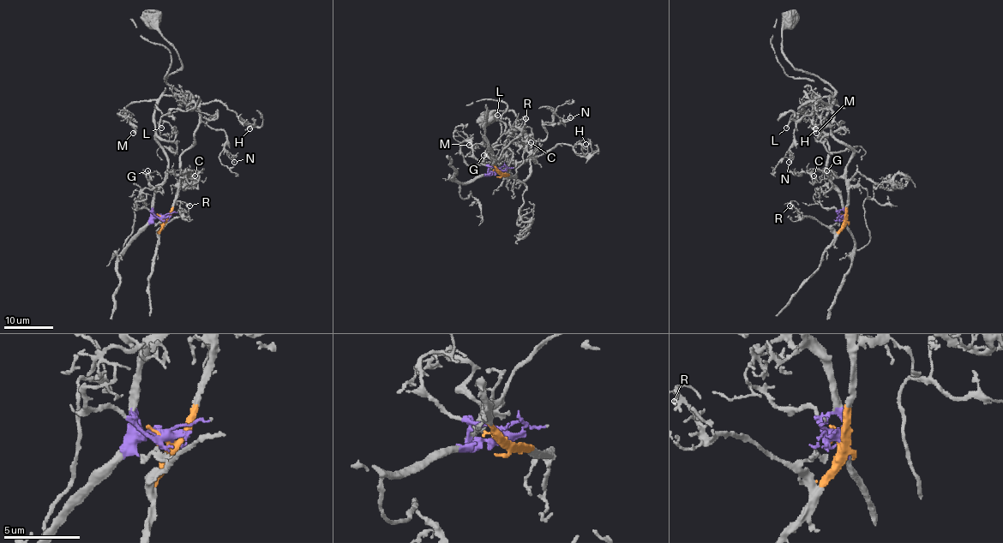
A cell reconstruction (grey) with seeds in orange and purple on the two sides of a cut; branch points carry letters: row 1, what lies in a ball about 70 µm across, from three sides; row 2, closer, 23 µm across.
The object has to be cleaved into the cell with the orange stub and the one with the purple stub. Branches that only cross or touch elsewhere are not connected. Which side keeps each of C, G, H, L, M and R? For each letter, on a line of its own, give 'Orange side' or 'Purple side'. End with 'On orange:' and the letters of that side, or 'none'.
C: Orange side
G: Purple side
H: Orange side
L: Orange side
M: Purple side
R: Orange side
On orange: C, H, L, R

